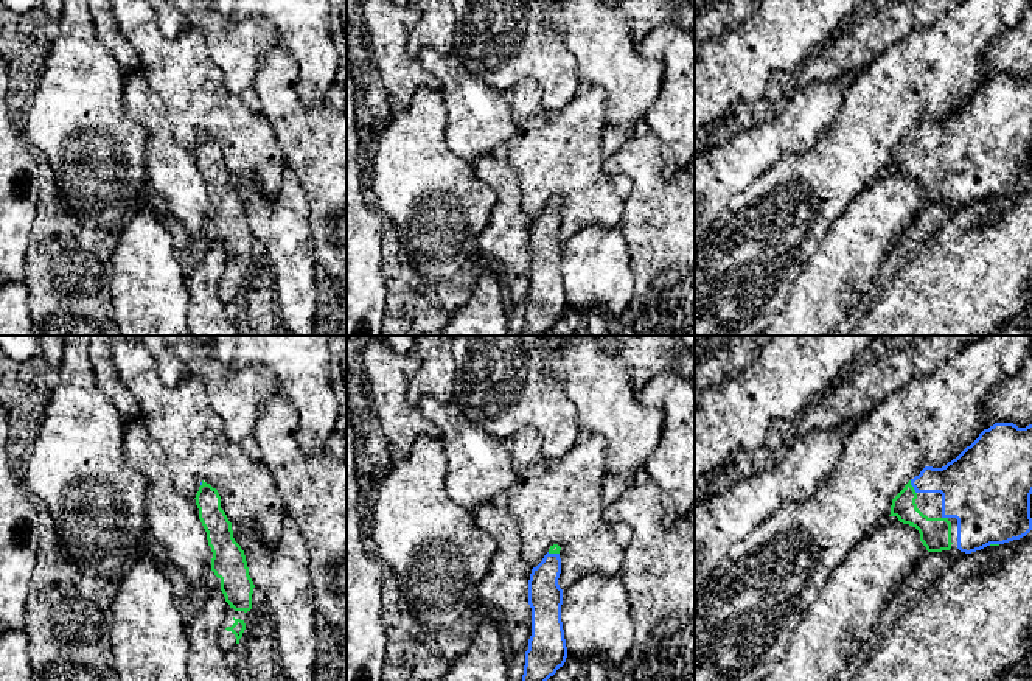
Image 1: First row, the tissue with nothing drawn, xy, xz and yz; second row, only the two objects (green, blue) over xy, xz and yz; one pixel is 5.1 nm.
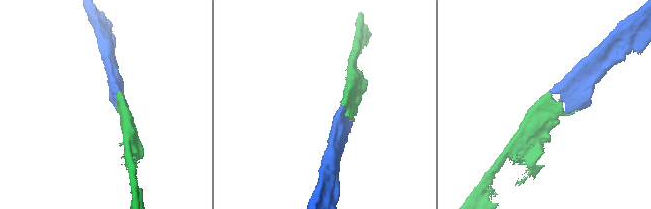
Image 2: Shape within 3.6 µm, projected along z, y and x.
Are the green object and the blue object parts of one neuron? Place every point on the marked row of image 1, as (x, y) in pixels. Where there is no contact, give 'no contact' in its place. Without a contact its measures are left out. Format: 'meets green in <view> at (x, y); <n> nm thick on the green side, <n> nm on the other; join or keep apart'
meets green in yz at (913, 487); 140 nm thick on the green side, 240 nm on the other; join

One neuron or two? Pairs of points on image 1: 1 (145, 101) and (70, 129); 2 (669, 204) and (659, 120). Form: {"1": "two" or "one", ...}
{"1": "two", "2": "two"}

